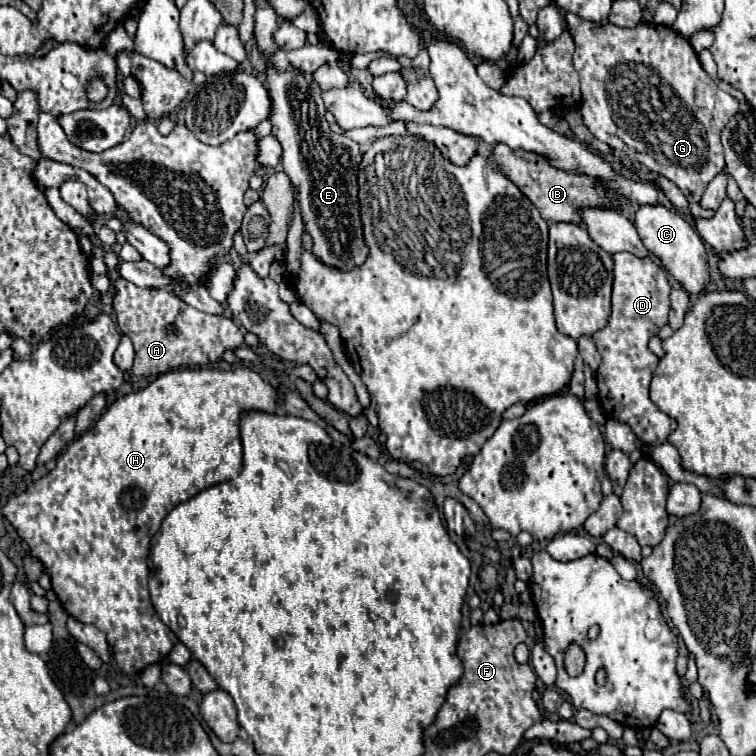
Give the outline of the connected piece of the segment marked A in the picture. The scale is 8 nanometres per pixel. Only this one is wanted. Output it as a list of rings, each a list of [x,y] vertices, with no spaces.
[[[121,276],[113,280],[113,310],[117,314],[119,330],[133,340],[133,346],[135,346],[135,364],[133,364],[131,372],[135,376],[159,376],[163,372],[177,370],[177,368],[205,366],[205,364],[217,362],[223,356],[225,350],[239,348],[243,344],[243,330],[231,318],[205,314],[205,312],[201,312],[201,310],[185,304],[173,292],[139,288],[135,284],[129,284],[129,280],[125,280]]]

